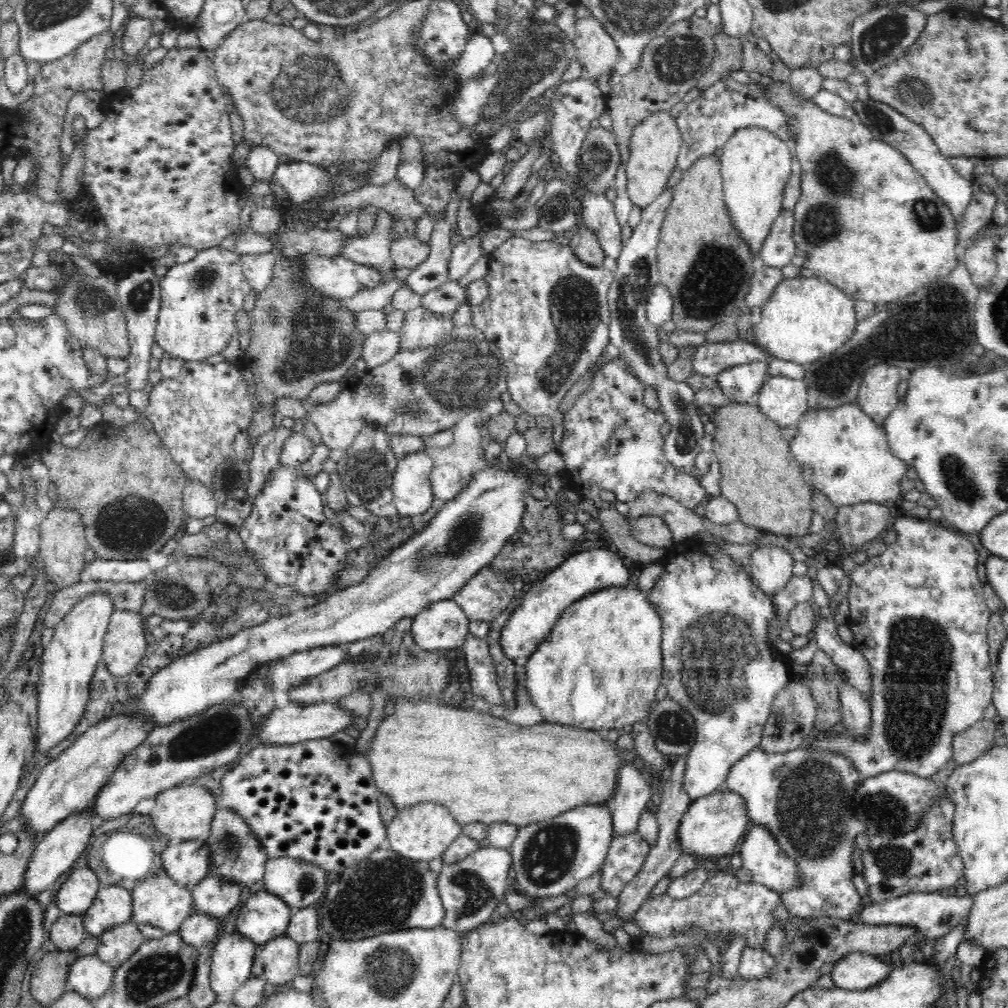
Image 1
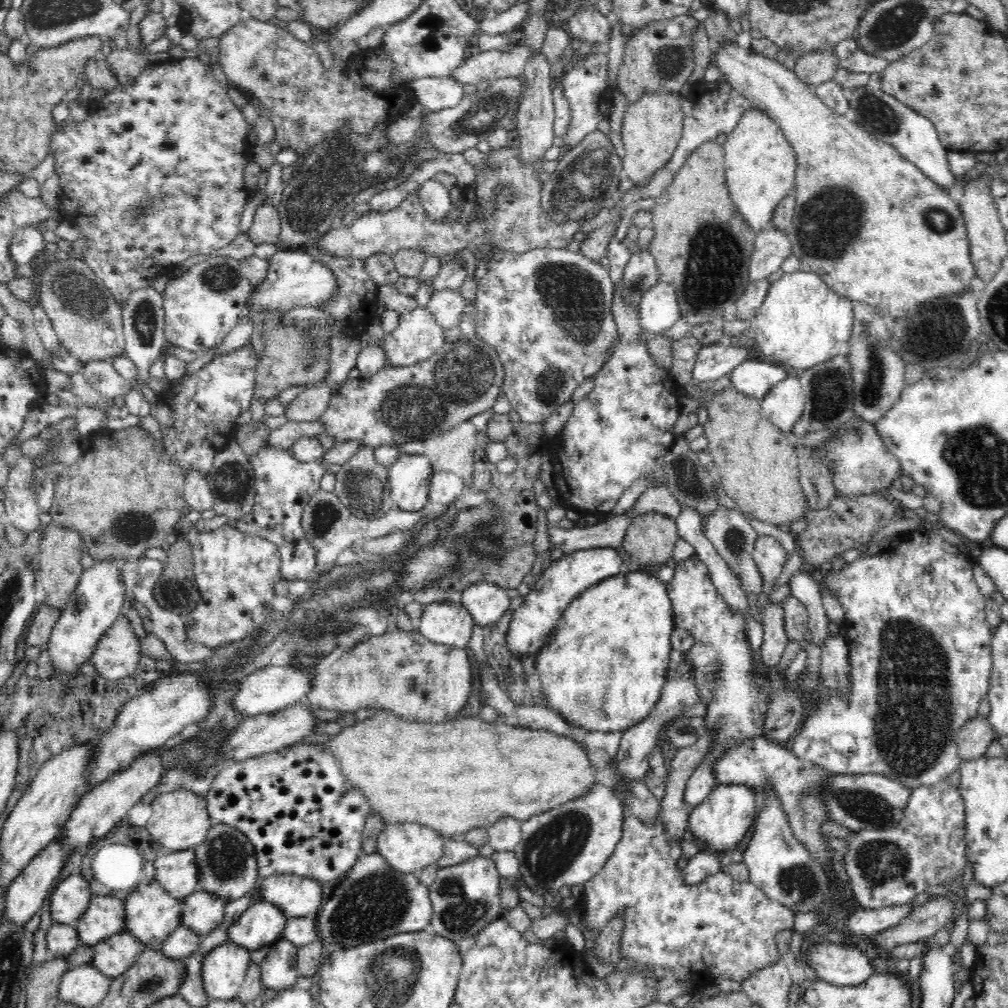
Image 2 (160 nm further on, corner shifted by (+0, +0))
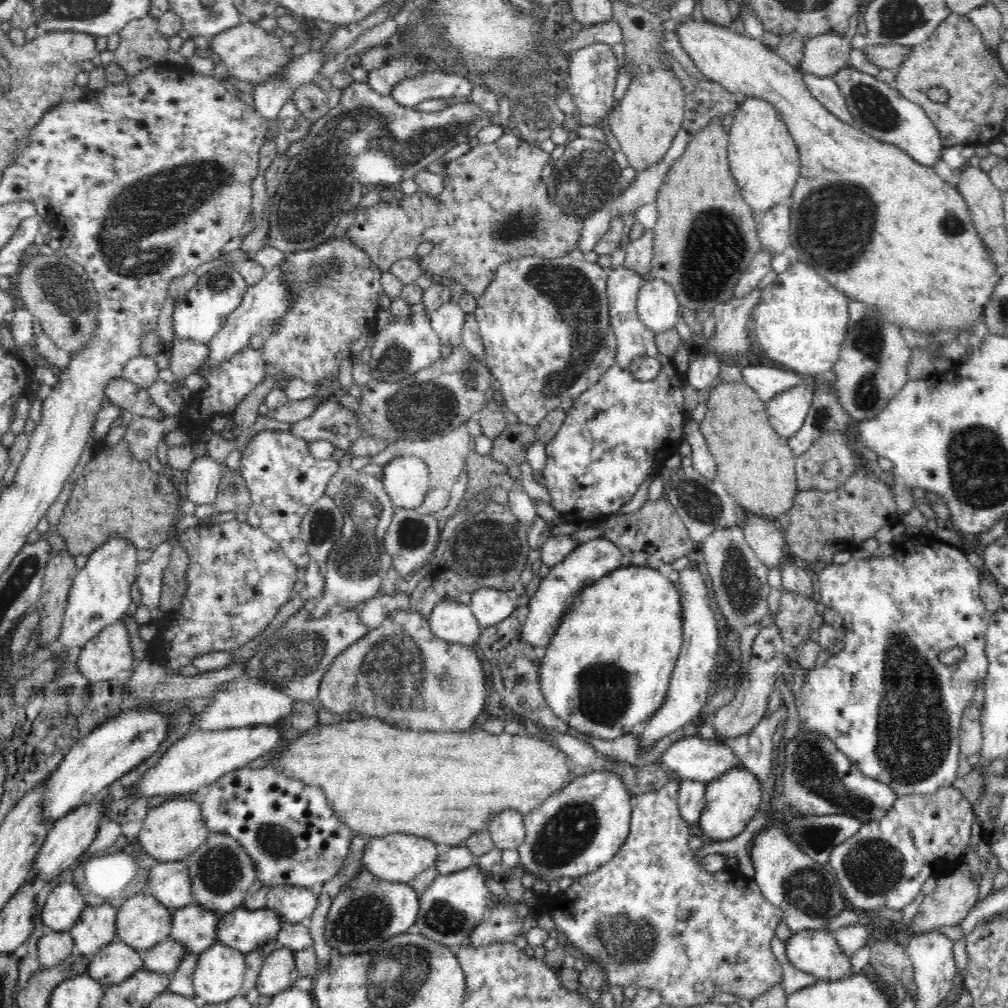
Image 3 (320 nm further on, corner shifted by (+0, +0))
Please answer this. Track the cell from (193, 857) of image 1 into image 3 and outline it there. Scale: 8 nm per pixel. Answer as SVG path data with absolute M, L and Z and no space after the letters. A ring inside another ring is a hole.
M187 859L152 865L145 891L171 910L195 904Z

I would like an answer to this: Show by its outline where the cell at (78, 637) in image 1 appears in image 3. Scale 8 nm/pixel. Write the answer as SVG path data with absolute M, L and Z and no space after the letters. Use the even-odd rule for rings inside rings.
M116 535L88 555L85 566L79 569L70 585L62 628L55 643L57 649L78 652L104 627L122 620L133 610L131 588L137 578L137 548L128 539Z

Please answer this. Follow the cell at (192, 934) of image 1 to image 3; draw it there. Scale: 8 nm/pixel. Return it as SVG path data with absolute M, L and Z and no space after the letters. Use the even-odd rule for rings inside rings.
M171 938L155 944L153 948L144 952L143 968L154 972L161 972L172 976L181 960L188 954L186 947L181 942Z

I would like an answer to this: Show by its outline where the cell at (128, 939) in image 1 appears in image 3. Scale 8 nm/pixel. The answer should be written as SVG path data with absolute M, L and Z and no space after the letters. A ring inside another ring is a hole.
M116 939L93 955L86 973L107 988L124 982L138 969L143 968L144 955Z

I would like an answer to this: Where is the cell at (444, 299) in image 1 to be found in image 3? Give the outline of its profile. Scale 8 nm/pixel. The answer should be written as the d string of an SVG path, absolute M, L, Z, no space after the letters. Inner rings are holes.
M450 301L444 302L438 310L430 312L431 324L441 344L460 346L463 344L464 310Z

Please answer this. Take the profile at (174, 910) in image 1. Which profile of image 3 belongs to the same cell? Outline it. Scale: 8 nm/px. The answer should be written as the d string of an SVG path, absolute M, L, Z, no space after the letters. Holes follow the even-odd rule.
M142 891L118 907L116 939L144 953L169 938L172 915L173 910Z

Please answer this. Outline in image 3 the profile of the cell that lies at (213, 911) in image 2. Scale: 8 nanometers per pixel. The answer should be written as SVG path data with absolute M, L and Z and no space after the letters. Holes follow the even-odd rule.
M188 904L173 910L169 938L181 942L188 954L200 956L217 938L220 917L199 904Z

